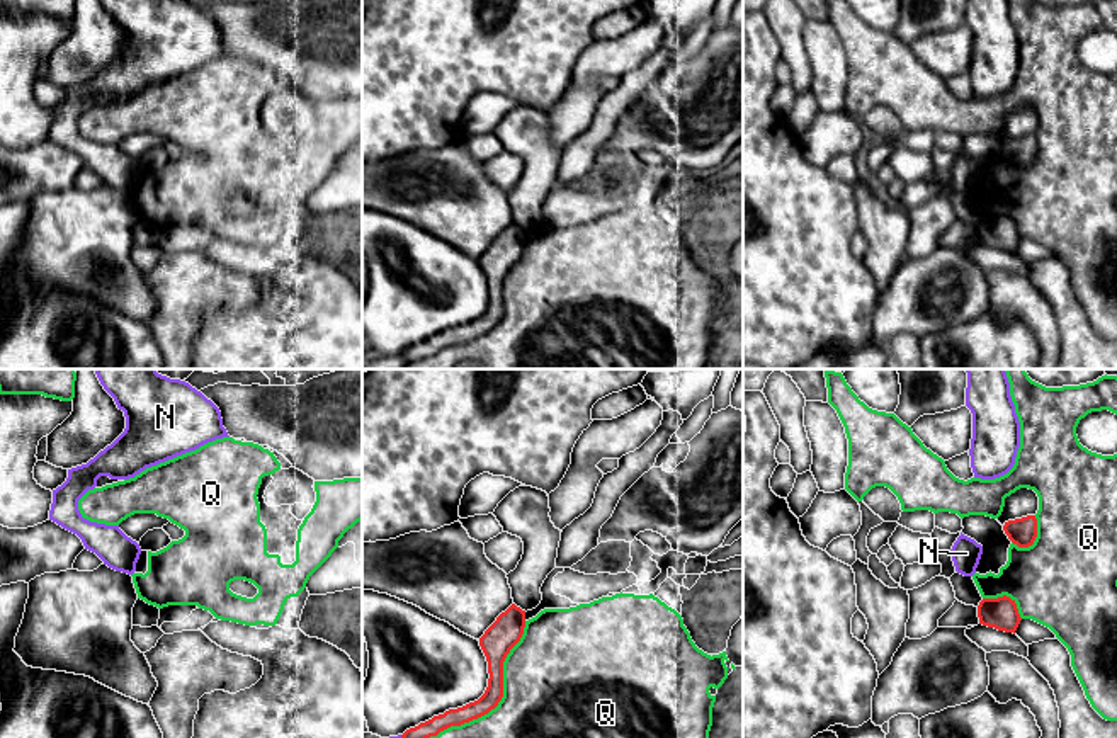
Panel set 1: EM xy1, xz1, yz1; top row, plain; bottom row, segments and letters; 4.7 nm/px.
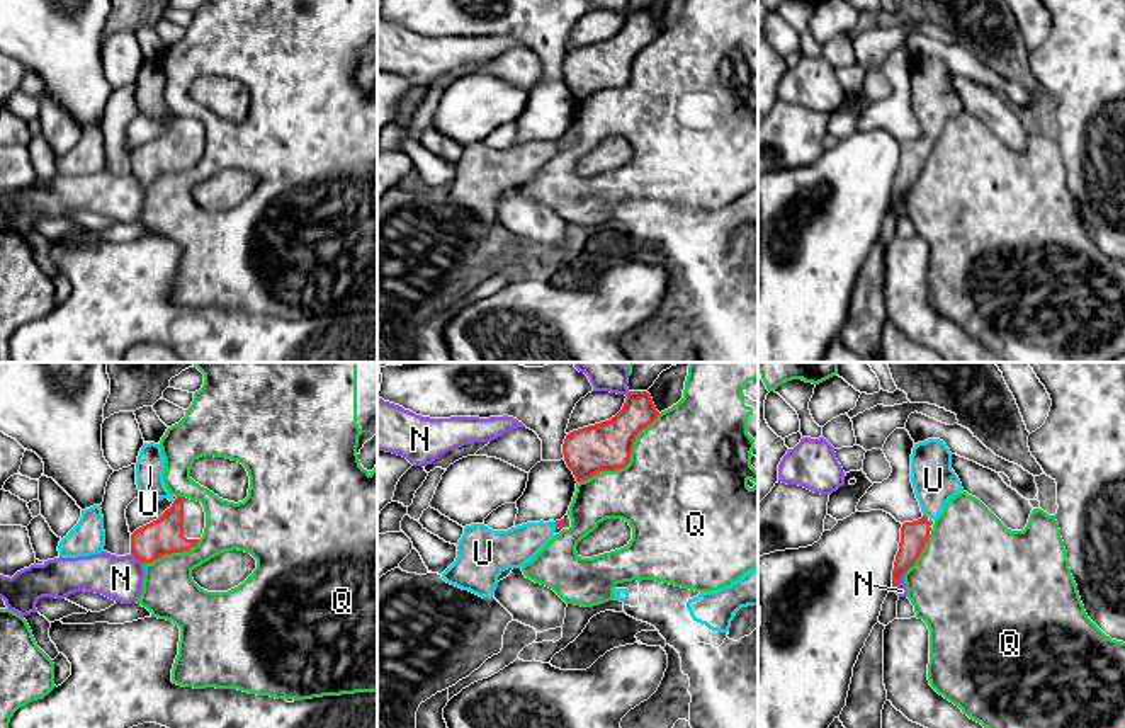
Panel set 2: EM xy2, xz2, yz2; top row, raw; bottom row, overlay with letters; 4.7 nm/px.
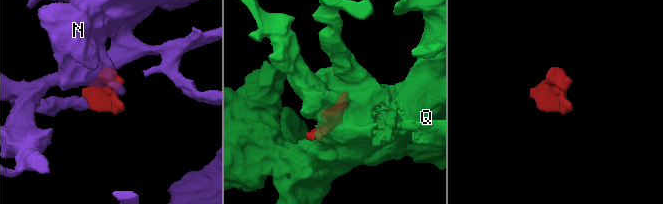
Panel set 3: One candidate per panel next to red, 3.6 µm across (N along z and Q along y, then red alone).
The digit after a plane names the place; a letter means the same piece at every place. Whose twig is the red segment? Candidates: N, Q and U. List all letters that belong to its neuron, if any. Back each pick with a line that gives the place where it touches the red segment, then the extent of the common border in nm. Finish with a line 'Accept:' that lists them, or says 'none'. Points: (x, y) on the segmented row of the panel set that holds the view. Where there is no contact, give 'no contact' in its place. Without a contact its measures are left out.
U: meets red in yz2 at (925, 516); contact 30 nm long
Accept: U

